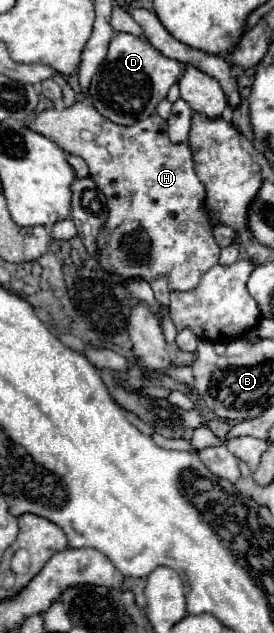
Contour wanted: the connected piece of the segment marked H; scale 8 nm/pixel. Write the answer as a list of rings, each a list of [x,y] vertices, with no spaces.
[[[75,102],[63,110],[43,110],[35,120],[25,122],[27,128],[55,140],[65,152],[81,156],[87,166],[91,180],[107,196],[109,218],[99,232],[99,264],[105,272],[113,274],[113,282],[123,282],[131,276],[143,276],[151,282],[155,276],[167,276],[171,290],[193,290],[197,288],[201,276],[211,270],[221,248],[217,246],[209,216],[205,210],[205,186],[195,174],[193,156],[189,144],[173,144],[167,136],[167,122],[151,114],[145,120],[137,120],[131,126],[119,126],[105,116],[101,116],[91,102]]]

